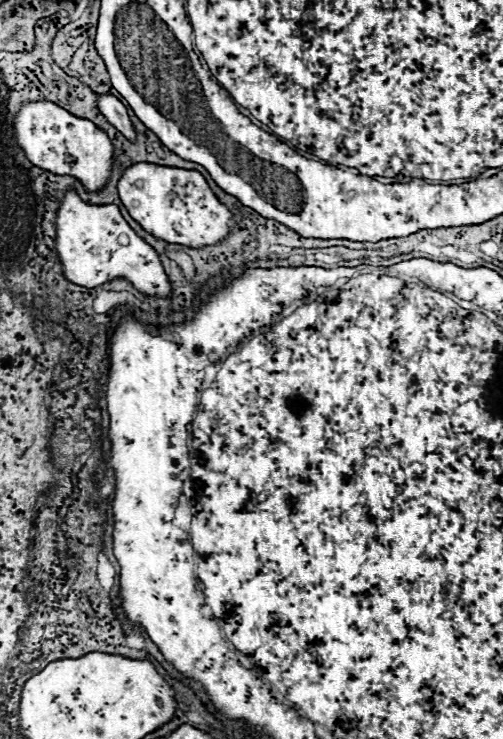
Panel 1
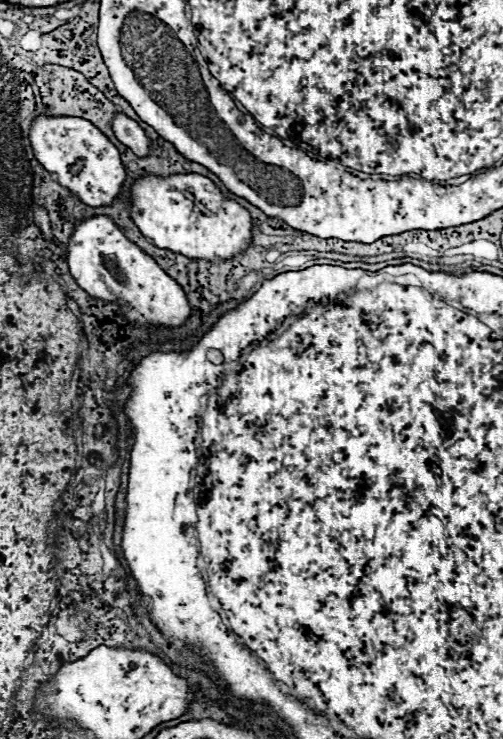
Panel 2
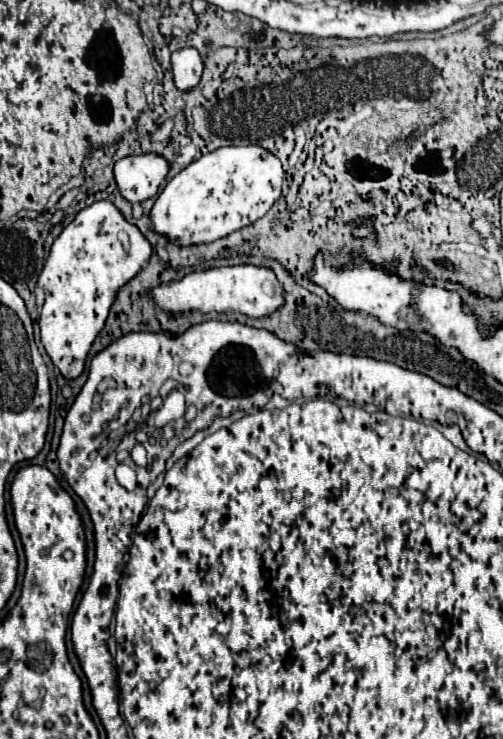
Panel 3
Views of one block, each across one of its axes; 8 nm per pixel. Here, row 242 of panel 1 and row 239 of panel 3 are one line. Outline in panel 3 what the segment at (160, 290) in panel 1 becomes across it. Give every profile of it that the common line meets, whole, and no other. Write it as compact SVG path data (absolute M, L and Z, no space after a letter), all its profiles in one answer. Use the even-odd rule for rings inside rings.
M100 200L80 210L54 240L38 278L38 286L42 286L46 294L38 324L42 344L64 378L70 380L82 374L88 350L106 322L118 288L134 278L150 256L152 244L110 200ZM120 234L126 234L126 244Z

